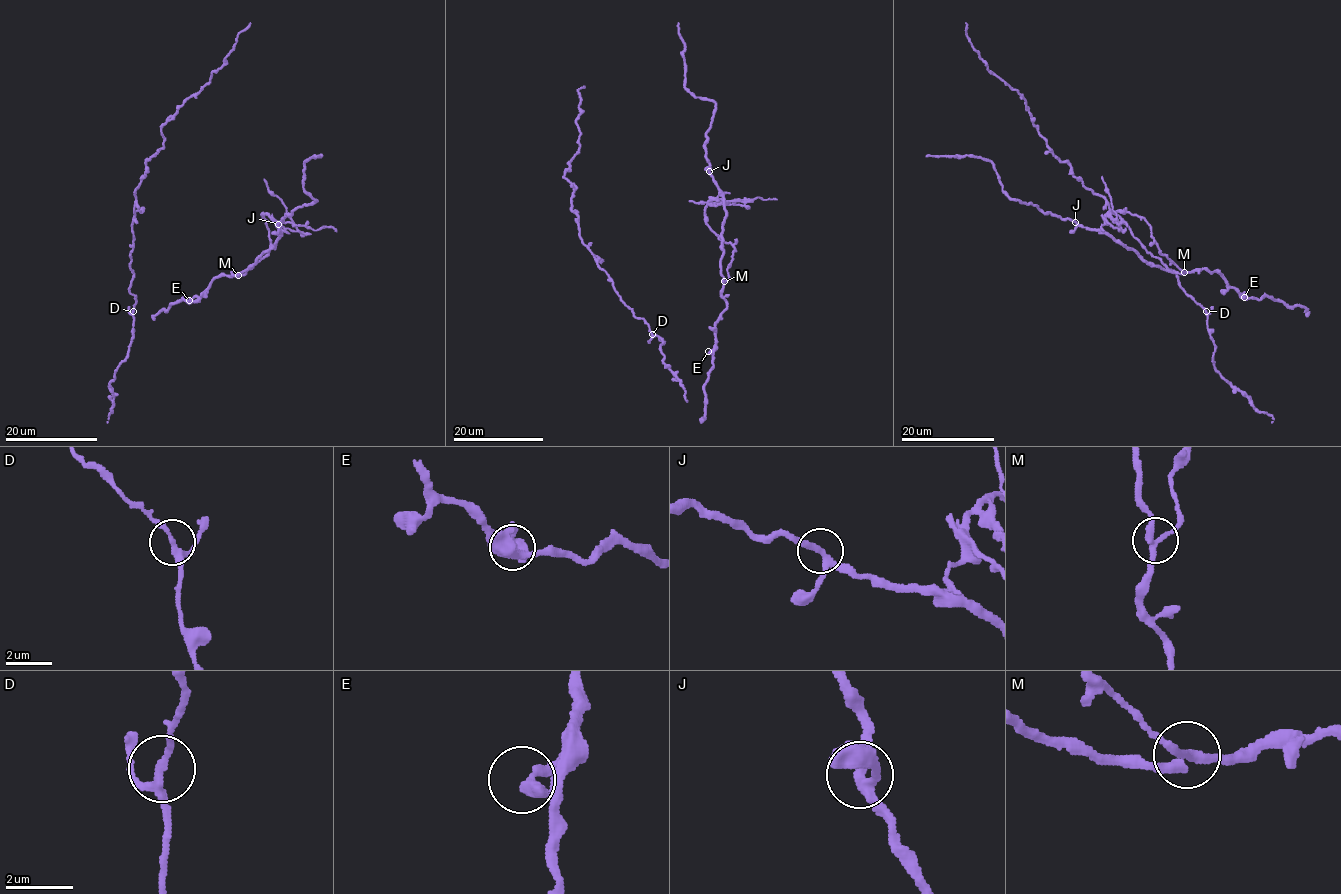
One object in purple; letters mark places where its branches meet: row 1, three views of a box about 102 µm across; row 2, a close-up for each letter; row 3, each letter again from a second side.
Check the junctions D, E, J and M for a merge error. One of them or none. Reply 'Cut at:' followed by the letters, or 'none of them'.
Cut at: M

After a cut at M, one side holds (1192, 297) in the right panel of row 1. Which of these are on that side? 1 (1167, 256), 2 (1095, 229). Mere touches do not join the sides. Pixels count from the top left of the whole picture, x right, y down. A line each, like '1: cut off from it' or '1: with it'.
1: cut off from it
2: with it

